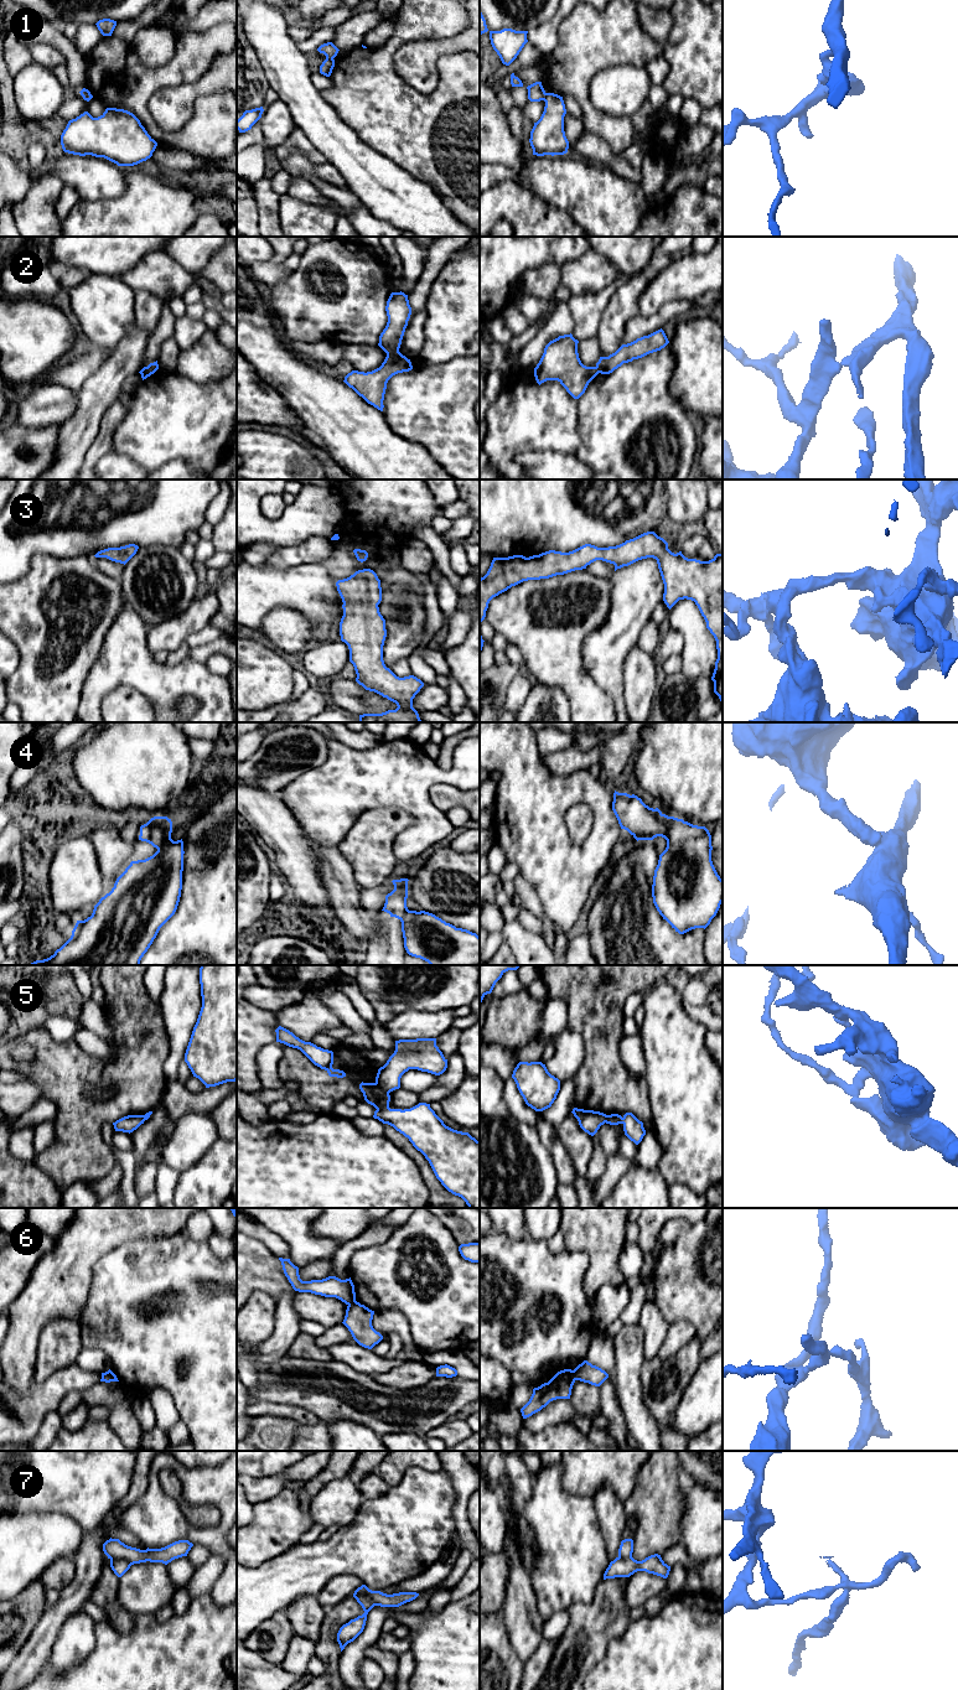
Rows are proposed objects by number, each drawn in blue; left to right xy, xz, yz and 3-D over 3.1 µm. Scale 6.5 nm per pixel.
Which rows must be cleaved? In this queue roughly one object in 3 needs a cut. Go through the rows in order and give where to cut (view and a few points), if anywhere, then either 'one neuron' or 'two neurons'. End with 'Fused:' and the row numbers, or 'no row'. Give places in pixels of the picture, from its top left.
1: xz (326, 57), (332, 58) | two neurons
2: xz (398, 351), (387, 354) | two neurons
3: no cut | one neuron
4: xy (169, 819), (165, 827), (165, 840), (158, 849) | two neurons
5: xz (376, 1082), (388, 1093) | two neurons
6: yz (573, 1370), (576, 1379) | two neurons
7: xy (110, 1559), (127, 1559), (131, 1564) | two neurons
Fused: 1, 2, 4, 5, 6, 7

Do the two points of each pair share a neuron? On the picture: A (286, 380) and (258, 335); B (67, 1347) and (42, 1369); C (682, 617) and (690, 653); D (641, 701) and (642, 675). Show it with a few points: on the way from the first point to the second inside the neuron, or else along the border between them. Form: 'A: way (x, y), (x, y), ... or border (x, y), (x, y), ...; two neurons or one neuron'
A: way (281, 369), (263, 346); one neuron
B: way (61, 1351), (48, 1363); one neuron
C: way (690, 626), (690, 644); one neuron
D: way (641, 695), (641, 682); one neuron

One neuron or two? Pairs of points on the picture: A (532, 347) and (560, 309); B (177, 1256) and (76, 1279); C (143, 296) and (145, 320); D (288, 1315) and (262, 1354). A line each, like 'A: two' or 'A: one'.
A: one
B: two
C: one
D: one

